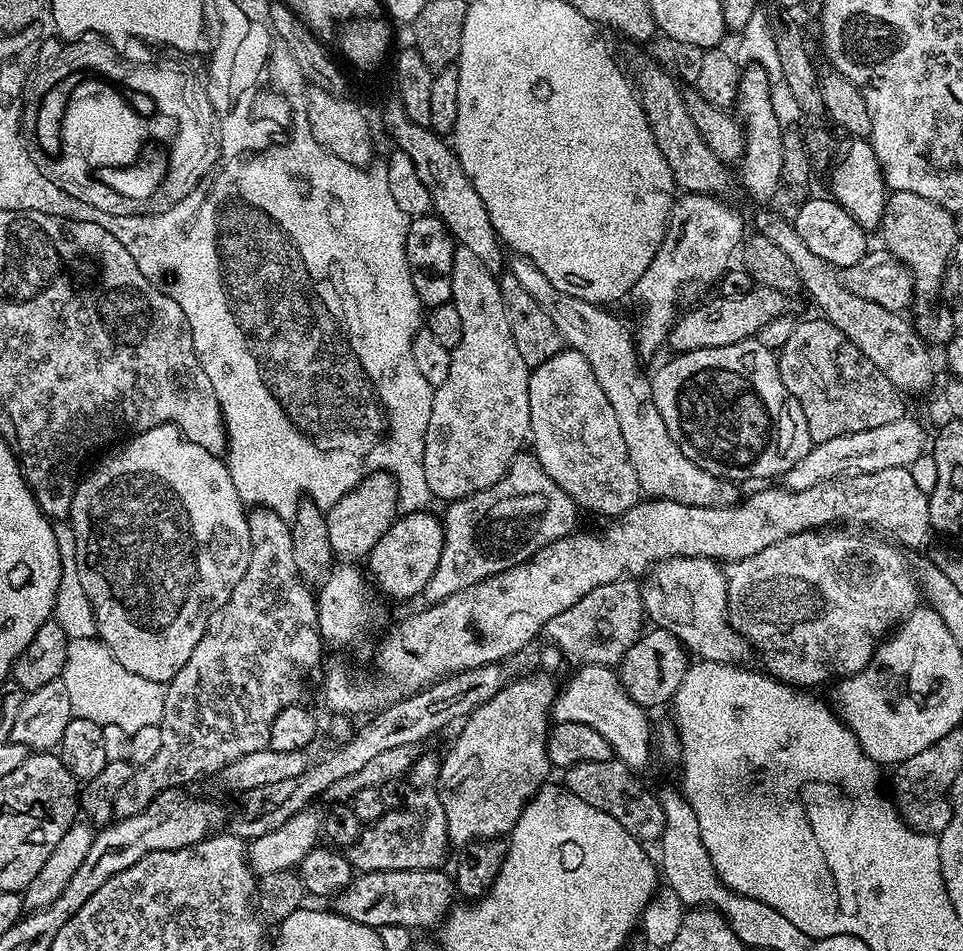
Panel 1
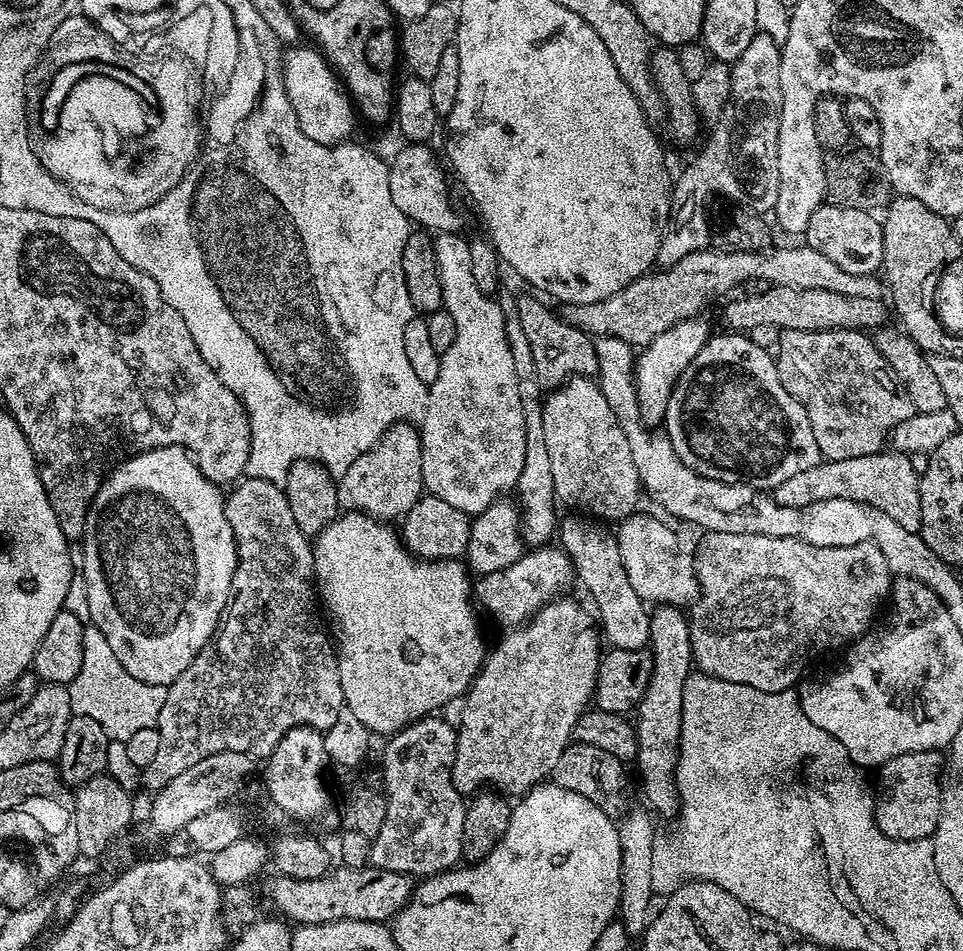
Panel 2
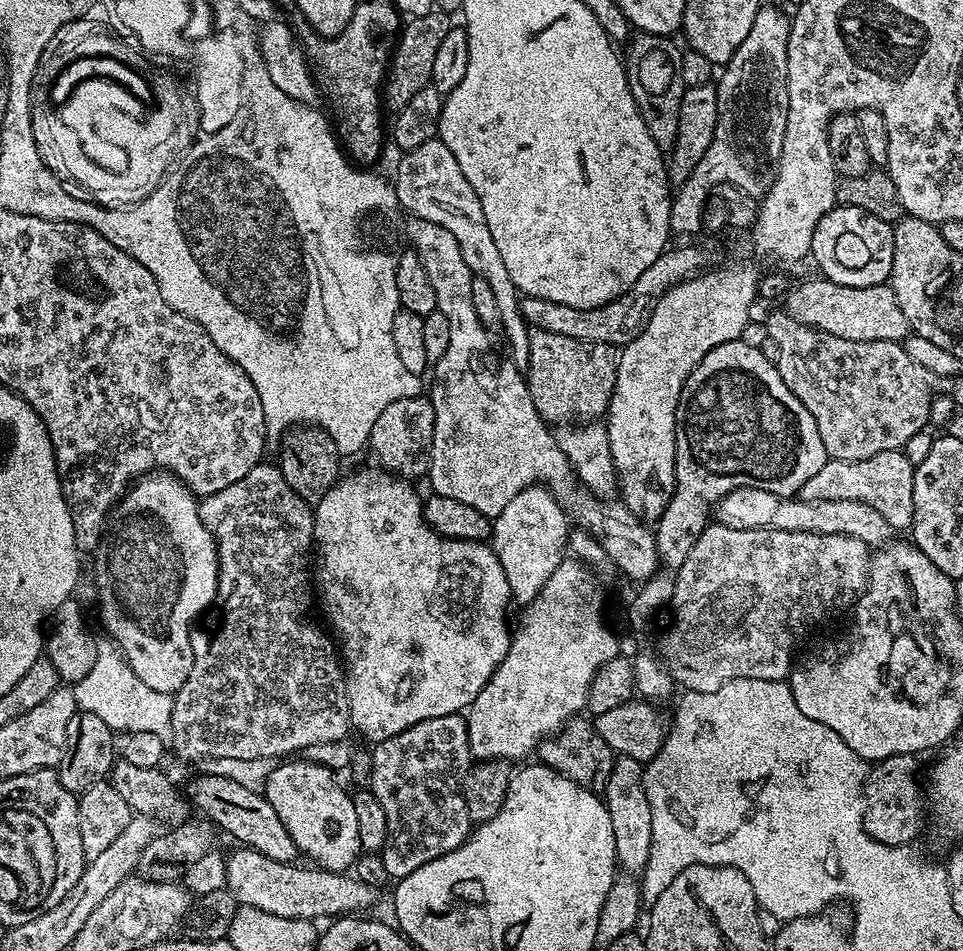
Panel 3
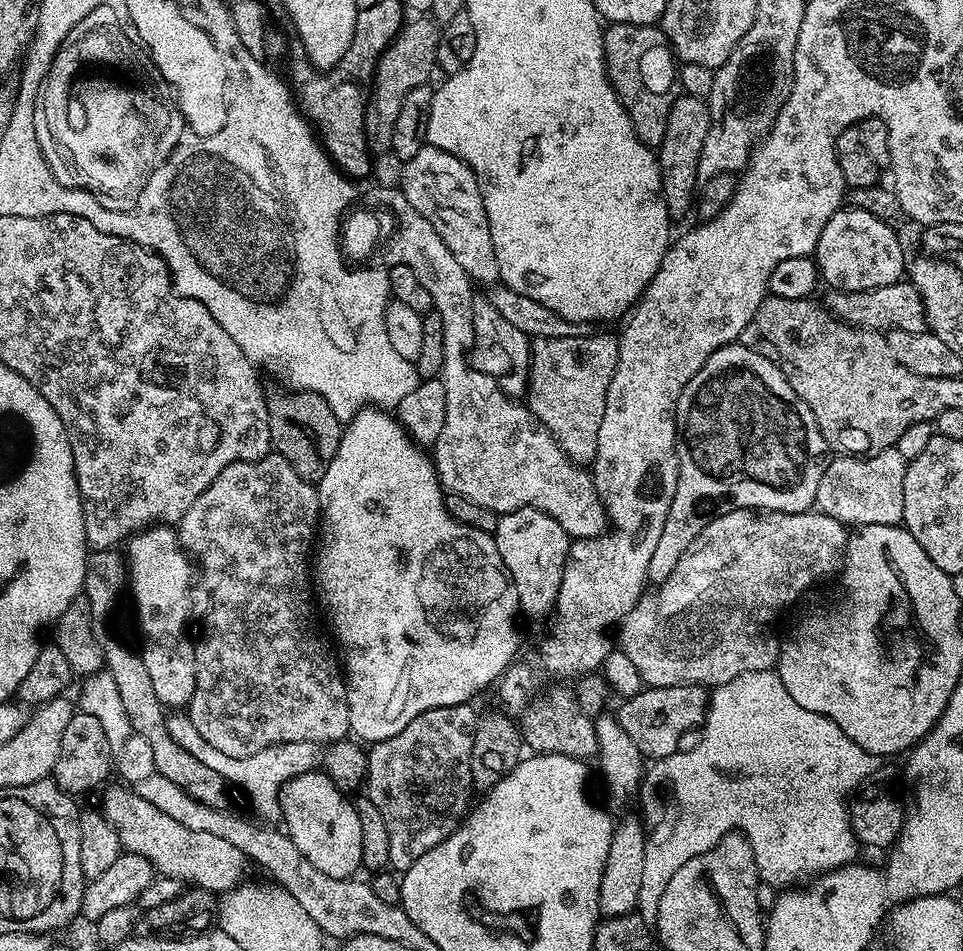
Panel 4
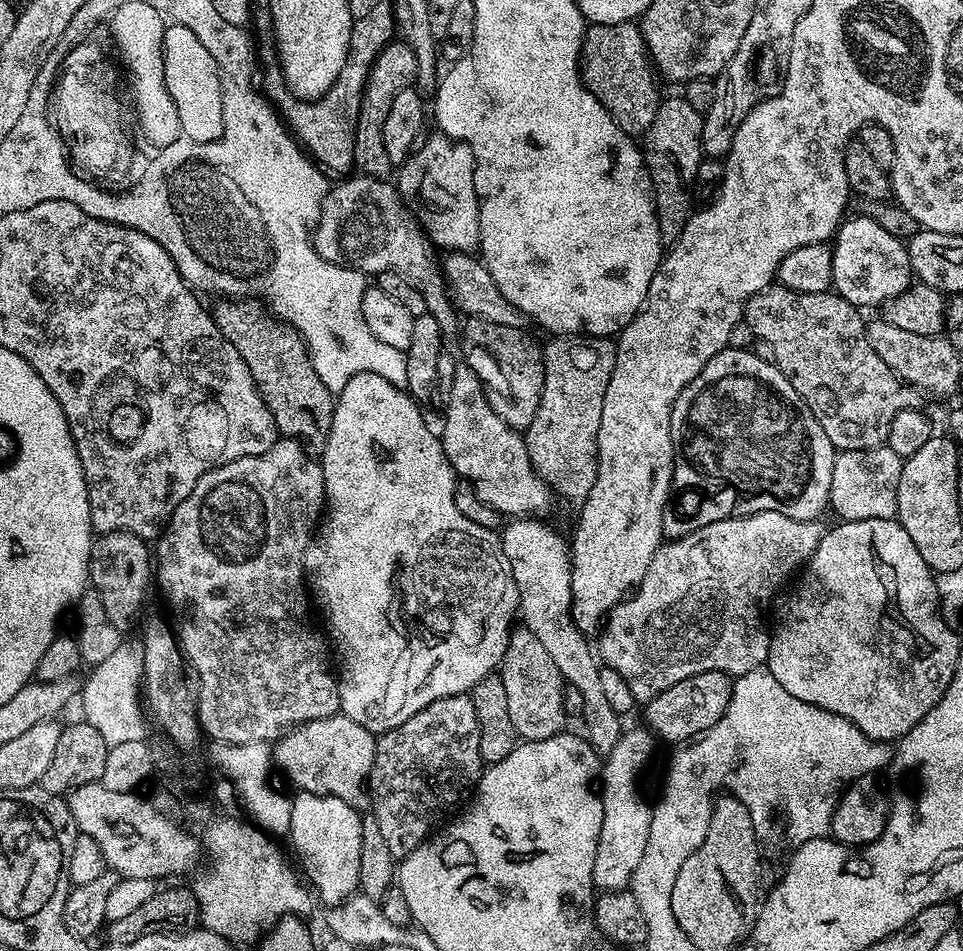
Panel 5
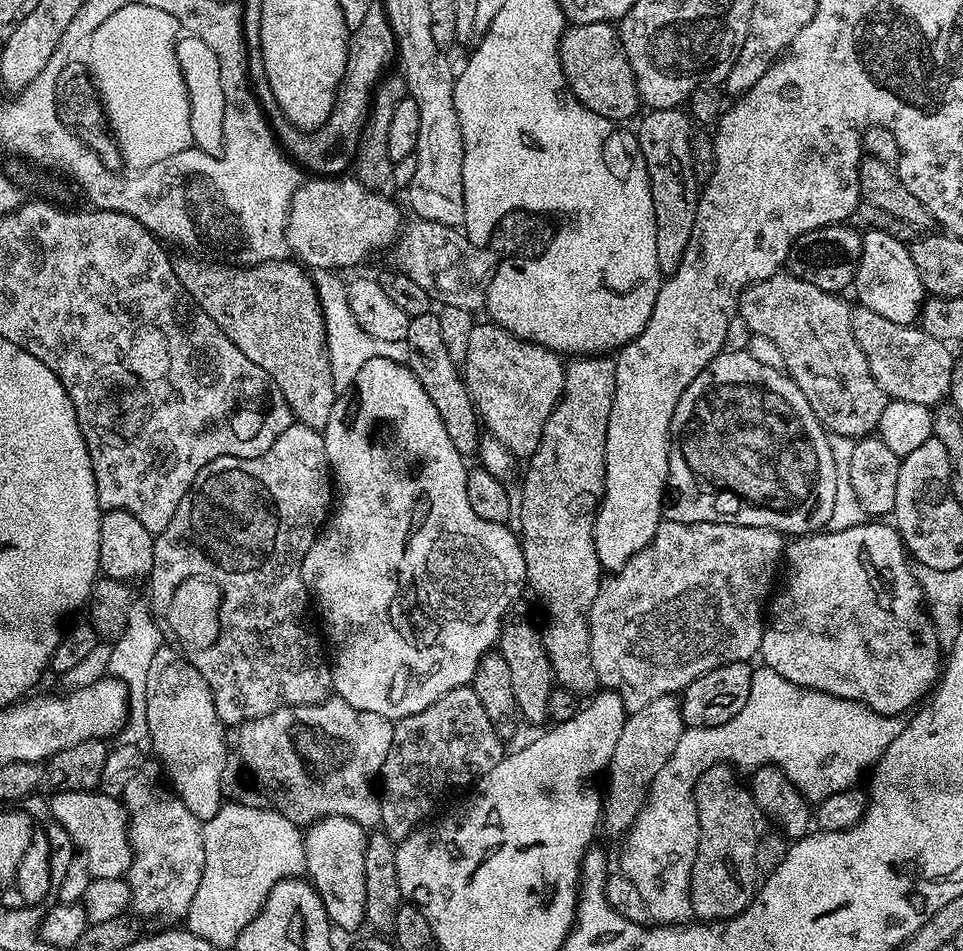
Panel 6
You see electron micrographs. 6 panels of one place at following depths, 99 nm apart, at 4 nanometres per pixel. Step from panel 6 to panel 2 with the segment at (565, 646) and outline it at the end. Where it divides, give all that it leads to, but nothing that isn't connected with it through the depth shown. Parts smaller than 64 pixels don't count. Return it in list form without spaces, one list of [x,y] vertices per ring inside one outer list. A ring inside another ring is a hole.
[[[517,295],[516,309],[518,322],[522,322],[522,330],[526,333],[526,338],[530,342],[530,351],[534,354],[534,370],[541,389],[556,389],[573,374],[595,373],[596,346],[593,339],[581,328],[567,324],[557,313],[555,316],[543,304],[545,303],[543,299],[532,296]]]

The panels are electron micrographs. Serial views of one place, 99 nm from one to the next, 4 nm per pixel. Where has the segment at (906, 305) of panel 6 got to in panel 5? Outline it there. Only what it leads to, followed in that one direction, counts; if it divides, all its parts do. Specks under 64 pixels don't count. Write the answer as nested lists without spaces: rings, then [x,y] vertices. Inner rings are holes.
[[[853,215],[845,219],[836,230],[831,250],[834,258],[832,288],[836,295],[846,298],[846,302],[856,308],[879,309],[898,294],[905,292],[908,285],[913,283],[905,241],[882,230],[882,226],[878,226],[878,222],[870,222],[870,218]]]

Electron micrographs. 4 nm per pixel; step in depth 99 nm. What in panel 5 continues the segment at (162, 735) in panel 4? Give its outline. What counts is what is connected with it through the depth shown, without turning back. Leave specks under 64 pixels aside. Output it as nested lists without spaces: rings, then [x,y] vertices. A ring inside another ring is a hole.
[[[126,531],[97,535],[88,559],[88,578],[102,598],[102,606],[106,606],[112,625],[121,634],[127,633],[128,623],[139,614],[148,596],[148,583],[151,585],[154,580],[154,556],[149,541]]]

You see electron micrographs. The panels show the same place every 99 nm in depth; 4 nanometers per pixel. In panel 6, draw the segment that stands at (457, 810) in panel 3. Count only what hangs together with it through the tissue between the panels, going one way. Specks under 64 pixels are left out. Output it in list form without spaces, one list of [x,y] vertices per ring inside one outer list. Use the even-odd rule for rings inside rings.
[[[471,686],[455,688],[442,694],[442,698],[426,706],[426,710],[418,710],[418,714],[410,714],[395,721],[390,754],[386,754],[386,762],[382,762],[382,770],[378,777],[379,827],[391,840],[405,840],[431,817],[428,815],[435,810],[436,803],[451,788],[467,789],[475,785],[476,781],[490,774],[490,770],[494,770],[494,766],[498,766],[498,762],[502,762],[505,755],[505,741],[501,740],[498,734],[494,734],[494,726],[490,726],[490,718],[486,718],[486,709],[482,707],[478,694],[474,694]]]

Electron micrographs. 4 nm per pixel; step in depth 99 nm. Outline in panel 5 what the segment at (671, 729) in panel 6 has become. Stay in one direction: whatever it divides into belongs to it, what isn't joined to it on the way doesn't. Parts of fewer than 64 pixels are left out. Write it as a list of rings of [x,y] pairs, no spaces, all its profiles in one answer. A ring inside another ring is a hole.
[[[647,727],[632,728],[623,733],[612,752],[607,753],[602,764],[602,783],[598,791],[602,802],[602,834],[598,834],[598,850],[594,854],[594,882],[600,892],[622,892],[631,885],[634,870],[646,854],[646,842],[650,842],[650,822],[653,805],[644,797],[644,779],[651,770],[652,755],[656,752],[658,740]]]

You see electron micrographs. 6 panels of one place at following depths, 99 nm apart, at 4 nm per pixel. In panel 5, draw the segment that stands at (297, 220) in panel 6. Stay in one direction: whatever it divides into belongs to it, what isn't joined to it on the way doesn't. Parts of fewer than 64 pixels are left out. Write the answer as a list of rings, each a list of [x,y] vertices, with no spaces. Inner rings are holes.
[[[352,174],[340,185],[333,187],[320,207],[320,218],[314,225],[314,243],[316,251],[326,260],[335,261],[340,252],[340,231],[344,223],[351,216],[361,216],[368,223],[368,232],[372,235],[372,245],[360,256],[358,267],[365,274],[377,272],[397,272],[406,278],[426,301],[427,315],[438,322],[438,326],[445,334],[457,331],[458,309],[452,303],[447,292],[447,281],[442,273],[442,268],[432,247],[427,233],[420,226],[411,207],[400,195],[399,187],[395,183],[379,176],[365,176]],[[349,179],[349,180],[348,180]],[[392,183],[392,184],[388,184]]]

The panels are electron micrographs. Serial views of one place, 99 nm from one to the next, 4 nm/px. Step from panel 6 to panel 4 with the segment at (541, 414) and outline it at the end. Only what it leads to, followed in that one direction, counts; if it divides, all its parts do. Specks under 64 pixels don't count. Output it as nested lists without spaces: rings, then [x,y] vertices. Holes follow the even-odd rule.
[[[483,295],[473,298],[474,342],[470,363],[474,370],[494,378],[507,396],[520,398],[528,391],[528,367],[532,361],[532,340],[517,330]]]

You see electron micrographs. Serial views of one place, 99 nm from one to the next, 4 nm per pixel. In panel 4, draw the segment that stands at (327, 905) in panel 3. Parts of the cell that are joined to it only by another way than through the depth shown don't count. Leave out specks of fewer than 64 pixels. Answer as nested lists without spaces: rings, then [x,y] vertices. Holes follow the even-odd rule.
[[[119,787],[103,789],[102,811],[110,826],[118,830],[124,852],[133,852],[146,858],[161,876],[169,876],[181,882],[189,880],[189,885],[204,888],[207,892],[223,894],[245,883],[244,871],[250,868],[250,861],[242,854],[242,850],[238,850],[238,846],[214,834],[189,830],[187,826],[174,822],[174,818],[162,814],[162,810],[150,806],[150,802],[146,802],[131,787]]]

